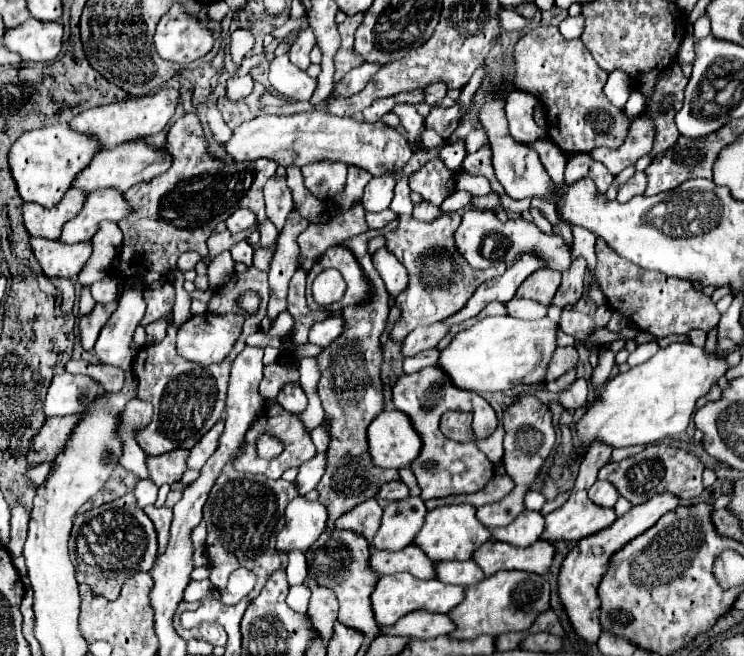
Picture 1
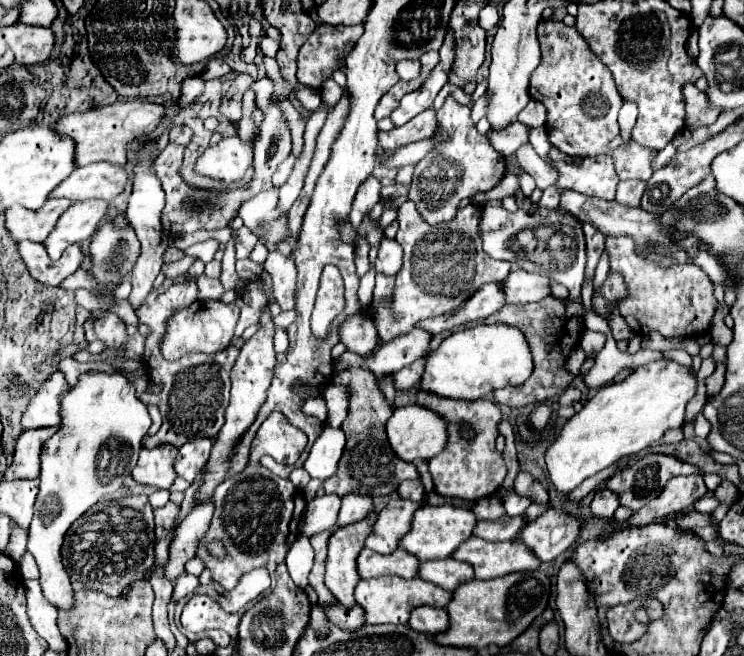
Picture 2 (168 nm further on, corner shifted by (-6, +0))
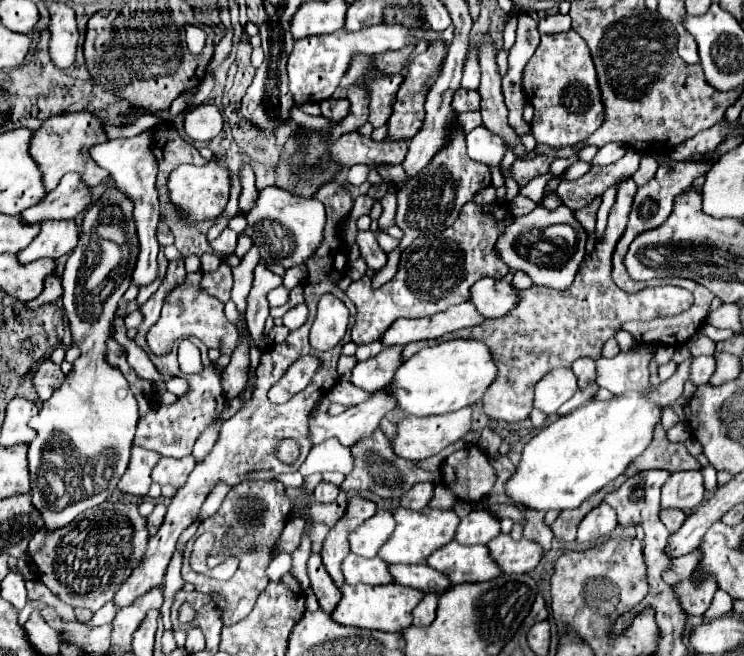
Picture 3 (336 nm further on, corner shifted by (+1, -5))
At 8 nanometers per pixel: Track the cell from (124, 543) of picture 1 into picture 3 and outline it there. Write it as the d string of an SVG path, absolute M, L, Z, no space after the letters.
M103 502L97 508L85 510L81 516L77 516L77 520L69 522L63 528L57 528L53 532L39 530L29 542L27 552L29 552L31 562L37 568L37 578L53 592L53 596L57 596L61 602L73 608L85 608L85 610L97 612L113 598L117 588L129 578L129 572L133 572L133 568L141 562L141 556L145 554L147 538L149 538L145 524L147 522L137 512L135 504L123 504L123 502L105 504Z

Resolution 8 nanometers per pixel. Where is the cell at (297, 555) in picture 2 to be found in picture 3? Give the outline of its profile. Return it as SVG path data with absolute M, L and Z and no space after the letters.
M279 554L267 568L269 580L279 580L285 572L291 570L291 556L289 554Z

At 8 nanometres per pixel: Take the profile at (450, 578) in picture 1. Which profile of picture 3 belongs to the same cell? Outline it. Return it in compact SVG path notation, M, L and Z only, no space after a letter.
M393 564L389 566L389 574L393 576L395 584L401 586L411 586L421 592L437 592L443 594L449 588L449 580L445 574L429 568L427 564L415 564L415 566L405 566L405 564Z

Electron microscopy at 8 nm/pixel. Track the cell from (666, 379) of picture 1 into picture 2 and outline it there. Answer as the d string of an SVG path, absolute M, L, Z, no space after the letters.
M658 359L648 365L640 365L634 369L630 377L620 383L608 383L598 389L598 393L576 413L562 429L560 437L546 451L546 467L554 487L560 493L570 493L578 487L586 477L610 467L624 455L638 453L648 445L662 439L668 429L682 429L686 419L686 405L696 395L696 375L692 365L680 365L678 361Z

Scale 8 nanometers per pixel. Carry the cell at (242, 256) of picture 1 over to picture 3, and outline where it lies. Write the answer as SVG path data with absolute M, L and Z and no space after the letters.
M225 228L219 238L209 242L213 252L219 256L231 256L235 252L235 244L237 244L237 232L233 232L231 228Z

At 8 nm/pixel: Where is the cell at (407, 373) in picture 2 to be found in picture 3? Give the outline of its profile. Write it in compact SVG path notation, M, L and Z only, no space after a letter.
M377 392L375 396L371 396L367 402L363 402L363 404L357 404L357 406L353 406L353 408L349 408L347 412L343 412L343 414L339 414L339 416L329 416L327 414L327 410L329 410L329 406L315 406L313 408L313 412L311 412L311 416L309 416L309 438L311 438L311 444L313 446L317 446L317 444L321 444L321 442L325 442L325 440L329 440L329 438L337 438L345 448L351 448L351 446L355 446L357 442L361 442L363 438L367 438L367 436L371 436L377 428L379 428L379 422L381 422L381 418L389 412L389 410L393 410L395 408L395 398L389 394L389 392Z

